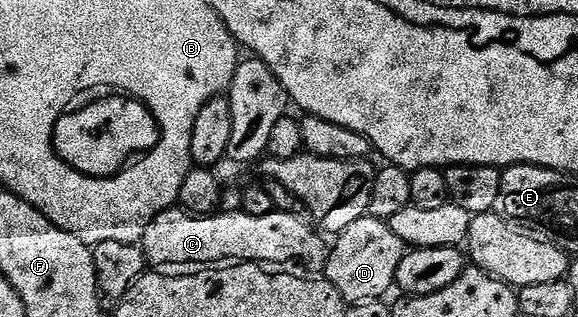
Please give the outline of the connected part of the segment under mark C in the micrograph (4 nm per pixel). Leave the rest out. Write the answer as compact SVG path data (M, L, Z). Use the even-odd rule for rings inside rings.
M171 209L157 215L140 244L146 254L147 268L155 275L168 277L195 275L236 263L255 263L265 267L270 275L301 279L318 277L325 272L327 240L305 218L297 219L297 214L277 210L268 213L268 217L248 217L241 209L225 211L201 216Z

